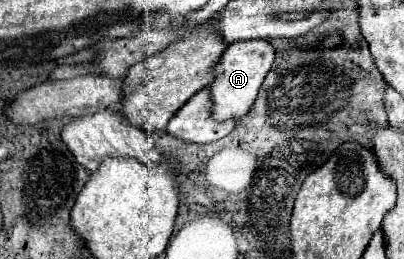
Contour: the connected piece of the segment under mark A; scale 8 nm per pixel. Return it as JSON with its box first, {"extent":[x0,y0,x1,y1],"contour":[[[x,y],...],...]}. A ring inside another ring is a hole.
{"extent":[209,40,275,122],"contour":[[[267,40],[233,42],[225,48],[223,56],[213,66],[215,78],[209,86],[213,120],[217,120],[217,122],[225,122],[225,120],[241,122],[249,114],[249,110],[255,104],[255,98],[259,94],[259,88],[273,66],[273,58],[275,58],[275,50]]]}

